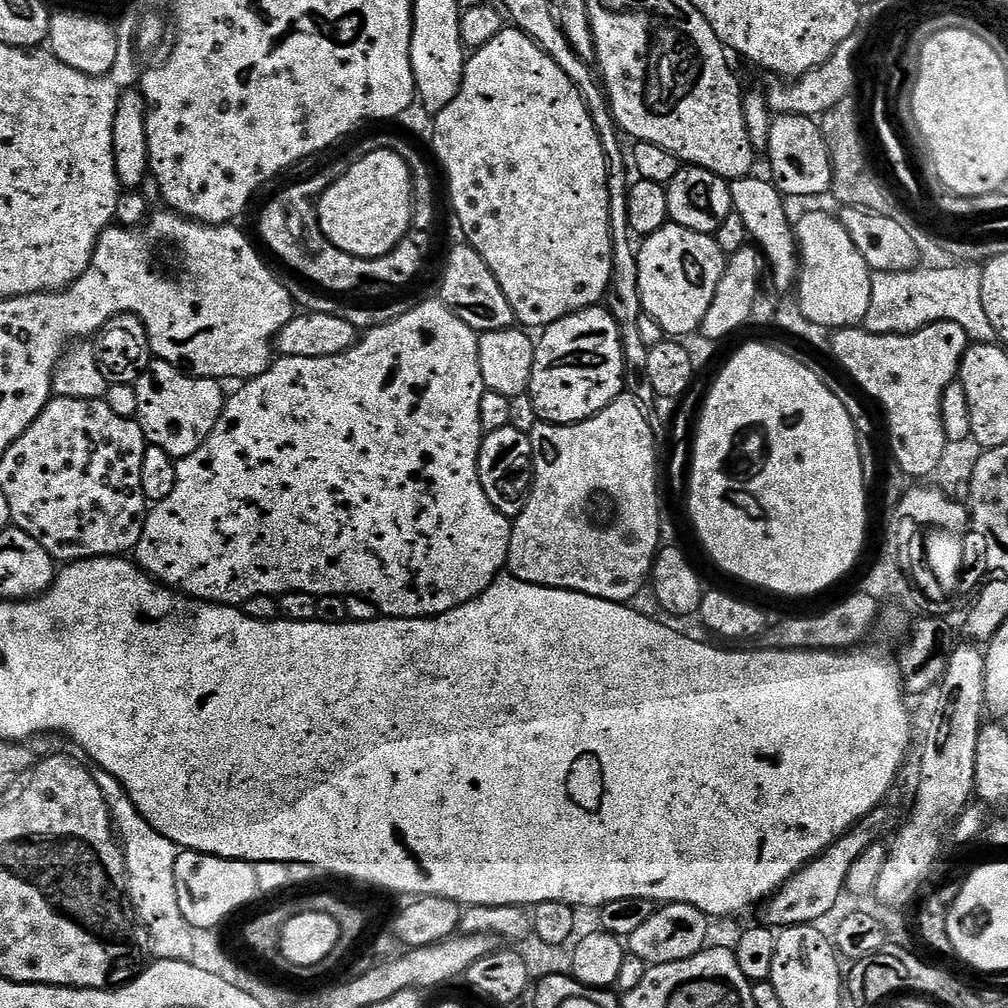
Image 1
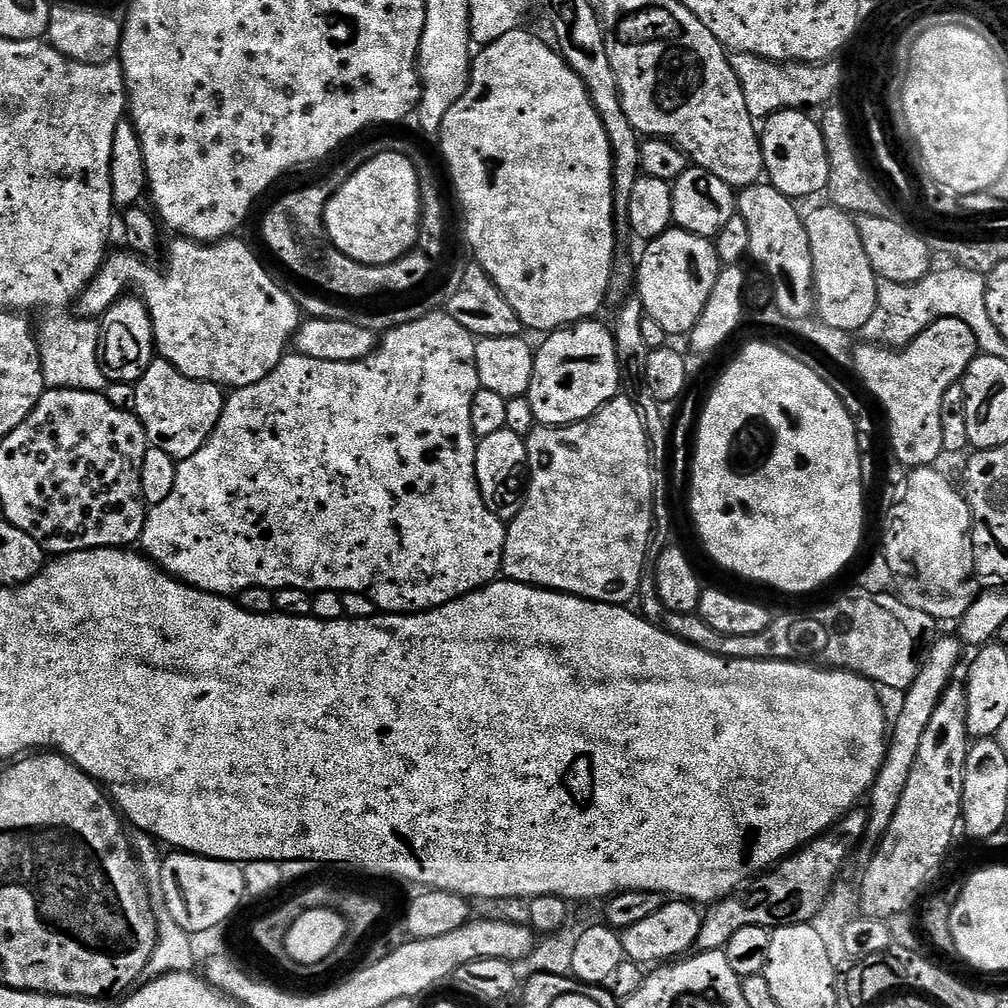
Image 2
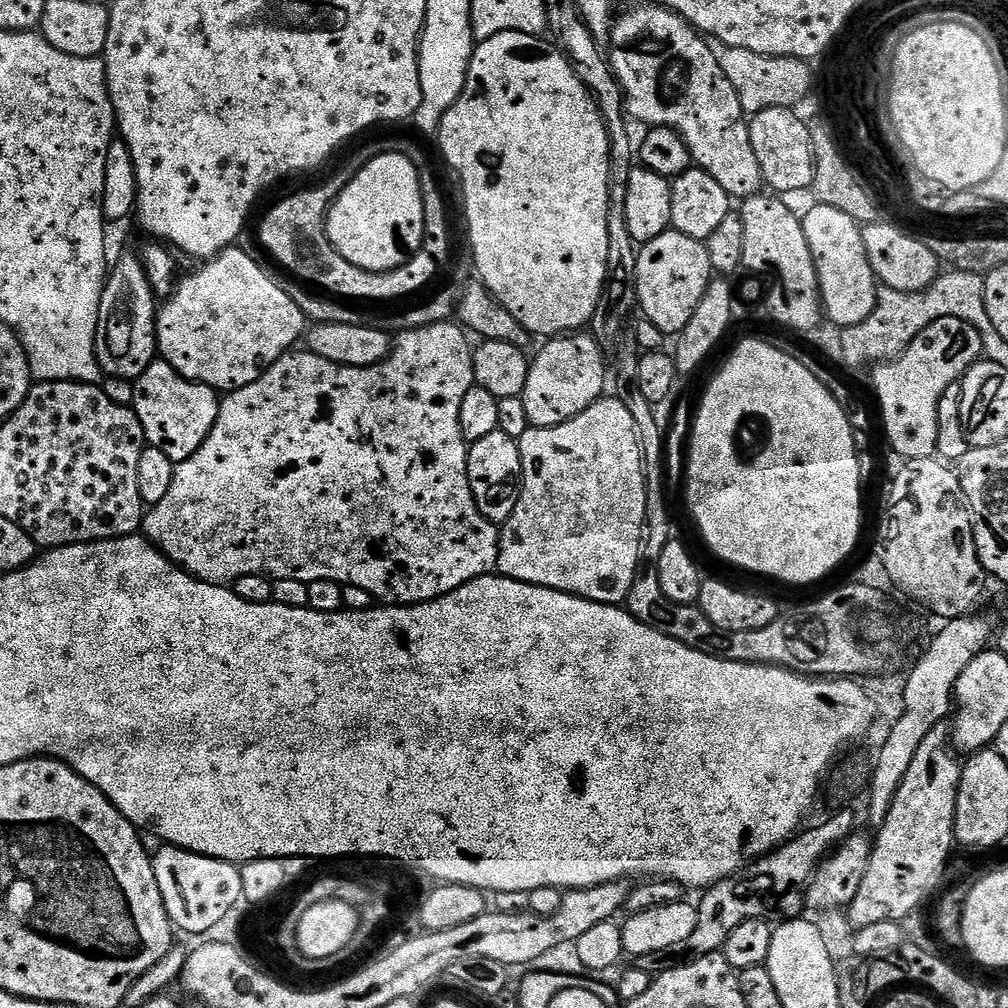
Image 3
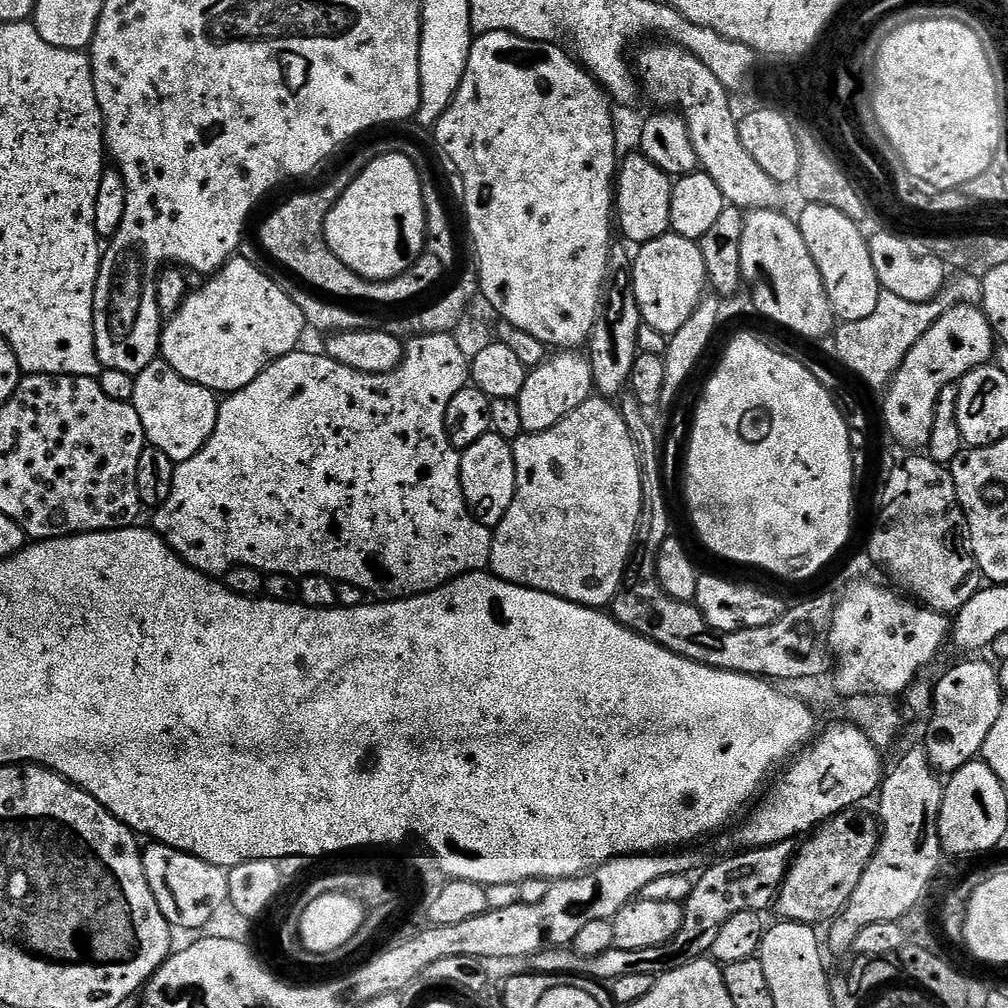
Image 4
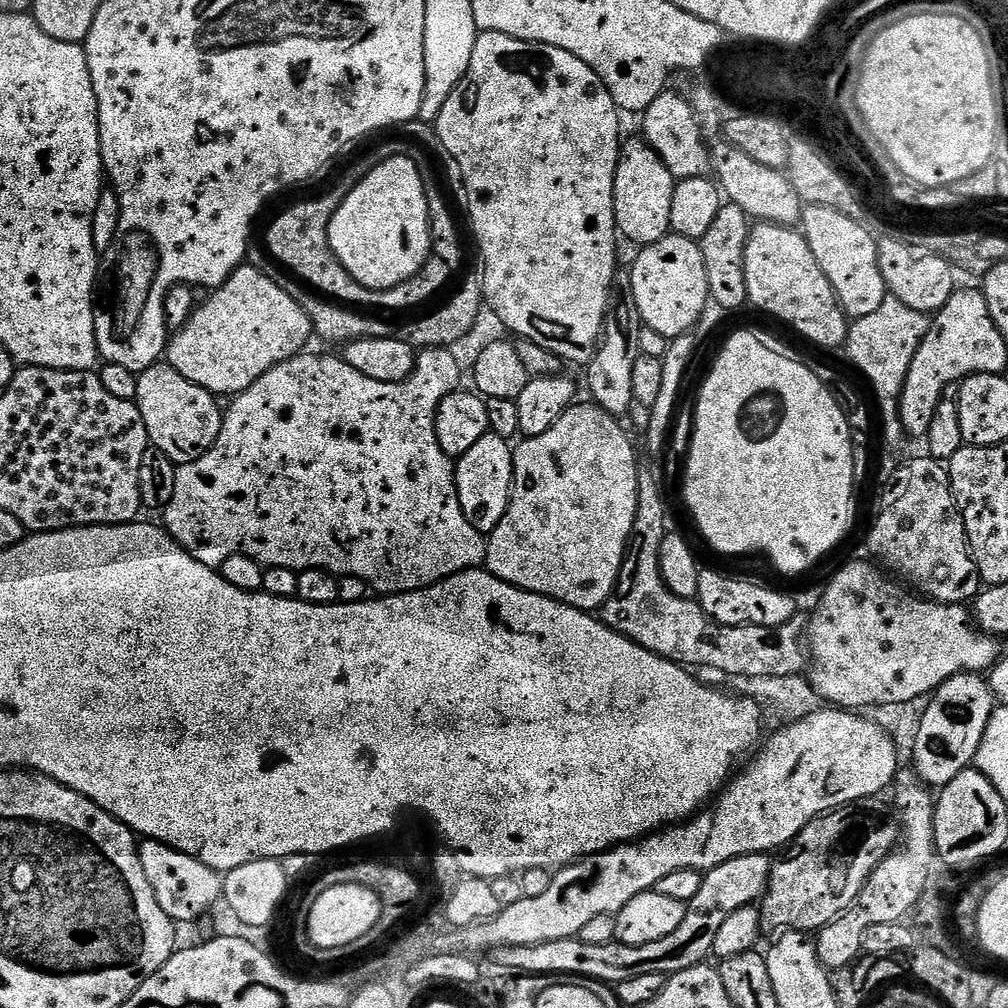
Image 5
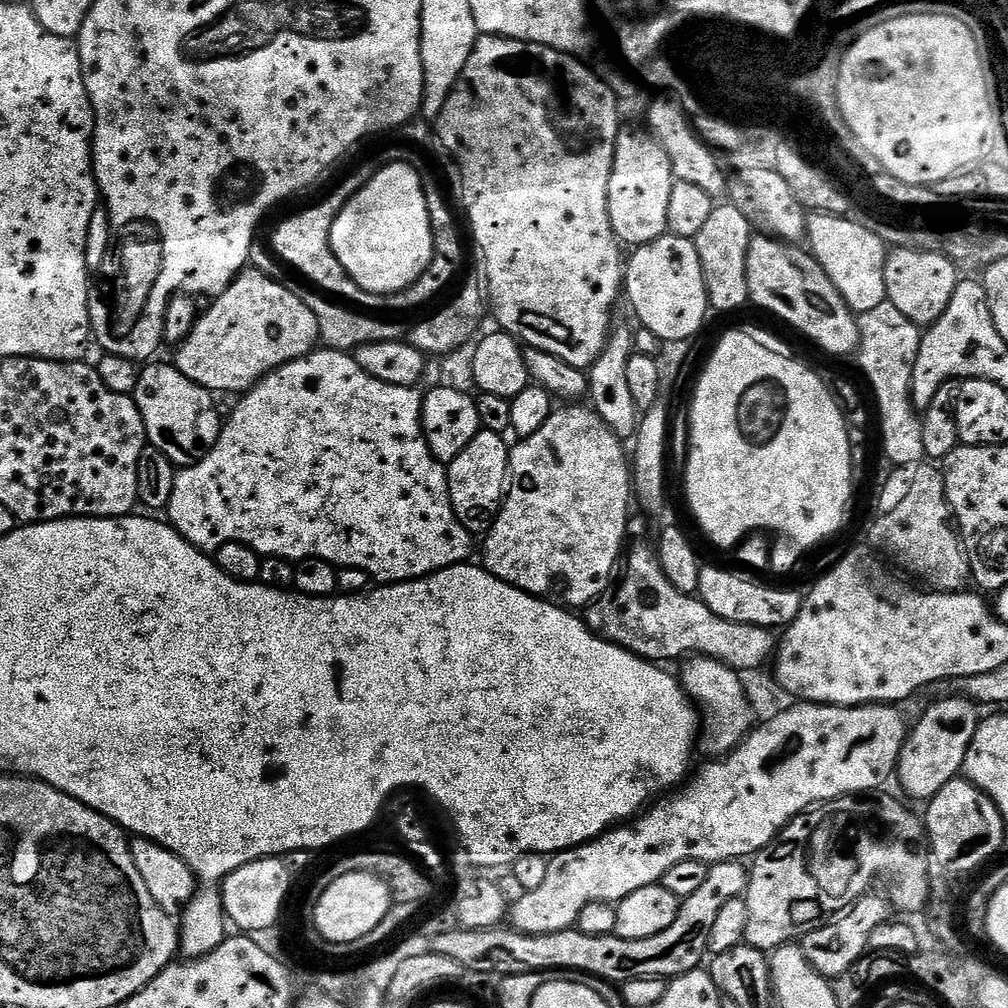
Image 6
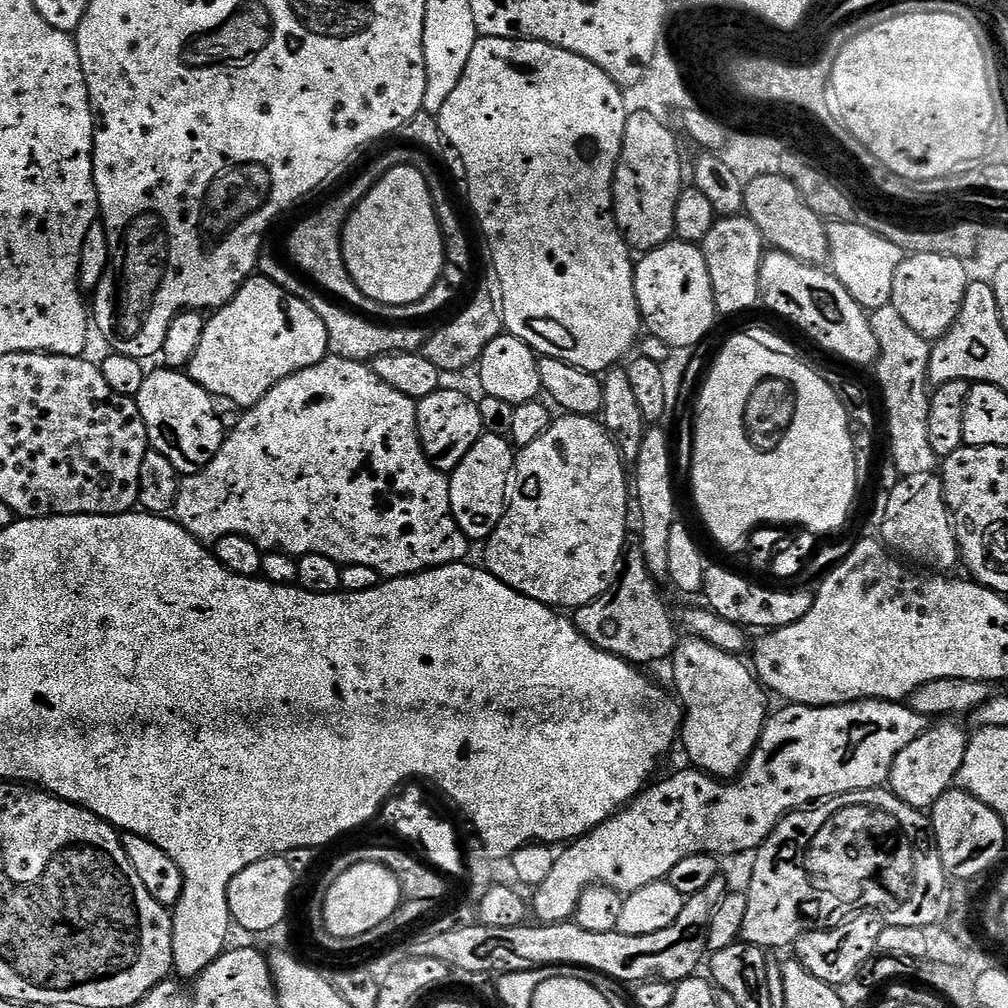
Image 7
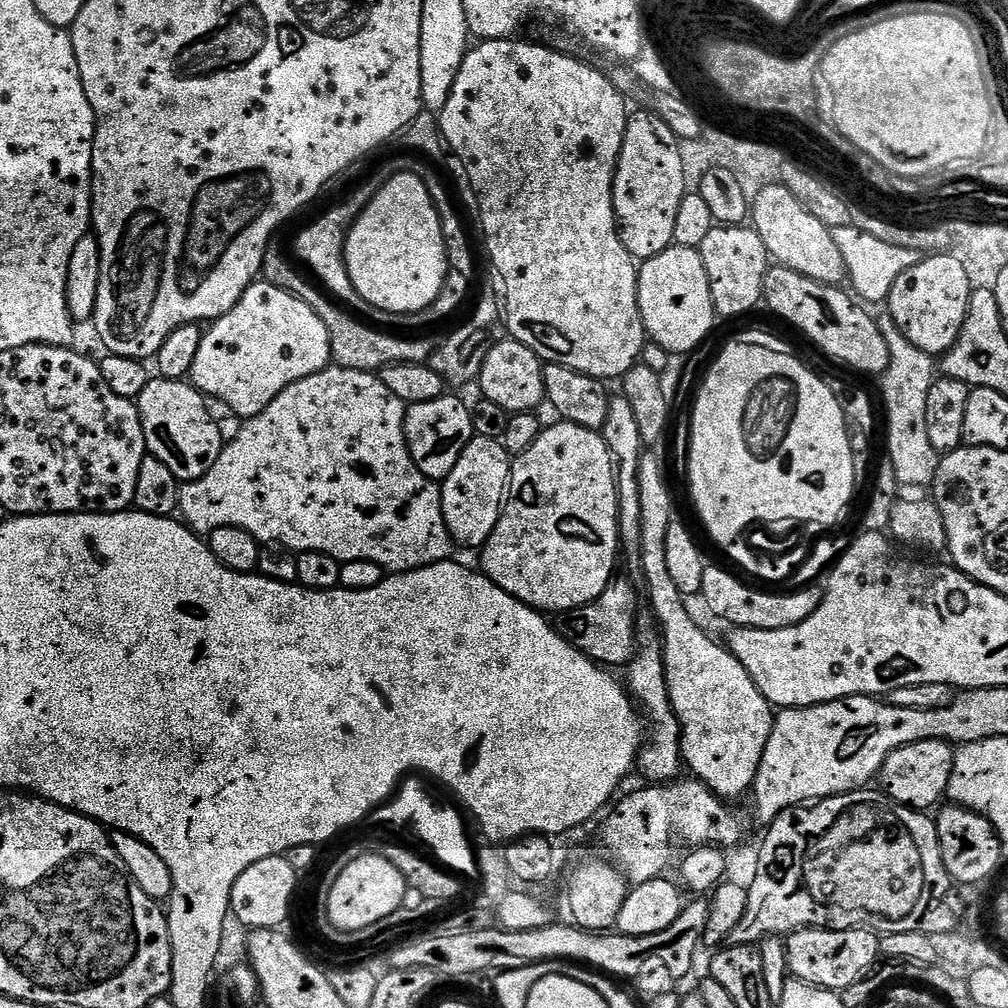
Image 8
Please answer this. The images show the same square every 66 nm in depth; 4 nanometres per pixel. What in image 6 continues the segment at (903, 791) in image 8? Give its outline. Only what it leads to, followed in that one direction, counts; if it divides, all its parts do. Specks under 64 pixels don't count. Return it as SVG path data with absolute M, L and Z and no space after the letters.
M959 694L949 695L949 700L940 700L932 704L924 712L924 717L916 724L916 729L907 733L904 746L900 750L900 763L898 765L898 780L900 784L916 800L927 802L932 799L946 782L957 779L964 767L964 759L970 750L970 742L974 738L977 728L982 719L981 709L970 700L965 700Z

